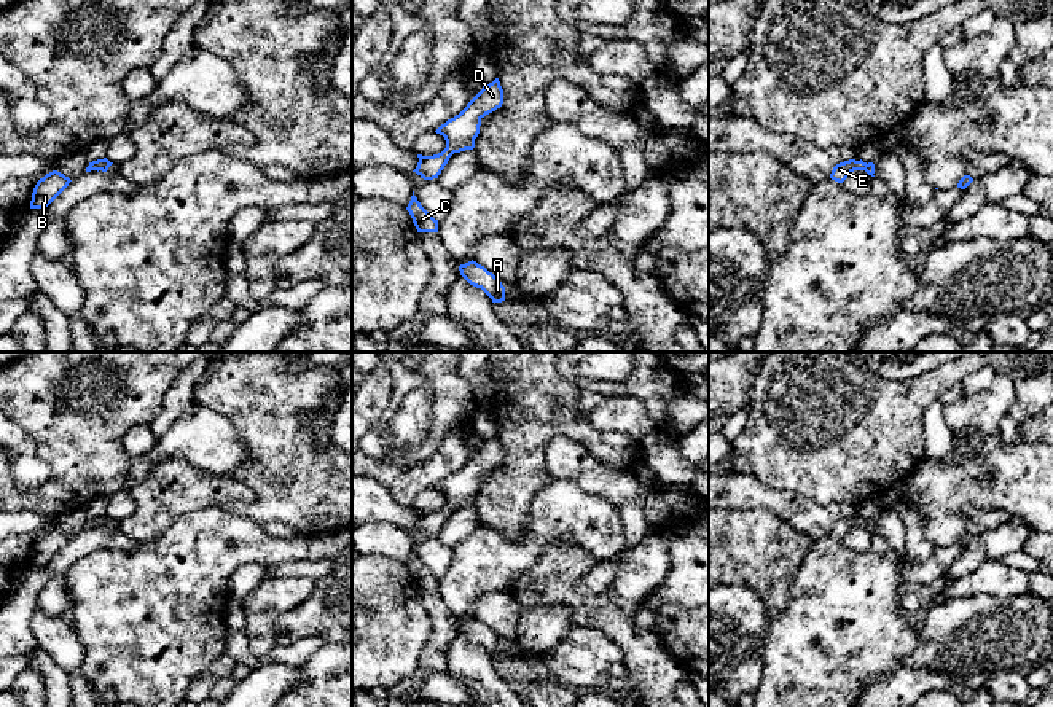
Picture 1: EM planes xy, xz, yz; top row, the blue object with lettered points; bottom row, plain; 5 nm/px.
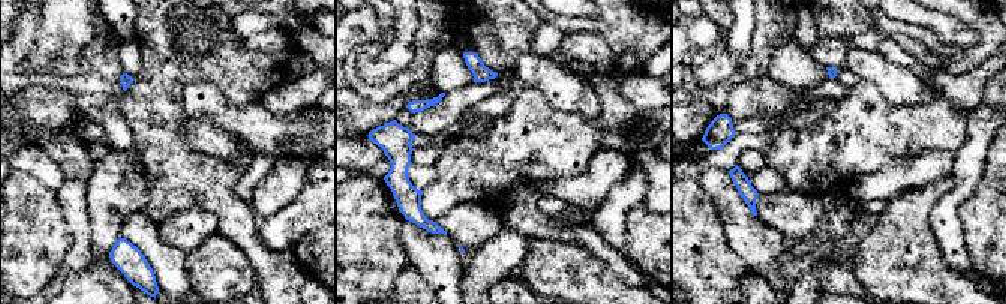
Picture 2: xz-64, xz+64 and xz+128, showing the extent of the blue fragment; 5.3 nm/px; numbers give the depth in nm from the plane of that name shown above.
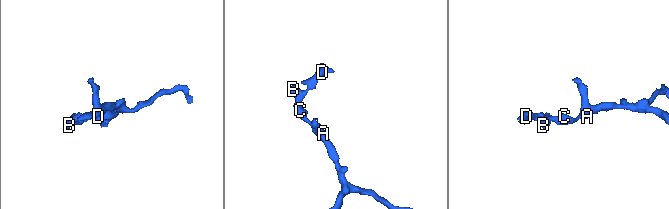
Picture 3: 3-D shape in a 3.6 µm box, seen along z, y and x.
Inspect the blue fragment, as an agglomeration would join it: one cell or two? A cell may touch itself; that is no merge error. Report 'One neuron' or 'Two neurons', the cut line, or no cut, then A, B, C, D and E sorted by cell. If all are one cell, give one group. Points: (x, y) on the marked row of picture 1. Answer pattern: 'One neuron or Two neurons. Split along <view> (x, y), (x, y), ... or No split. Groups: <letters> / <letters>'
One neuron. No split. Groups: A B C D E

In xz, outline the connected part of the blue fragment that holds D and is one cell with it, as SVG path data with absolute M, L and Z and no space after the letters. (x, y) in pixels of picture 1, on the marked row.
M499 78L483 86L483 89L467 104L467 107L441 124L435 132L443 135L446 148L433 156L417 154L419 162L413 170L424 180L438 178L449 158L454 153L475 148L475 139L480 134L481 119L500 108L503 104L503 89Z

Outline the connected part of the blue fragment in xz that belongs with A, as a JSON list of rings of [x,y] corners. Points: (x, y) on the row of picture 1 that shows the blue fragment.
[[[476,261],[459,266],[460,275],[473,287],[481,288],[492,303],[505,301],[505,287],[502,282]]]

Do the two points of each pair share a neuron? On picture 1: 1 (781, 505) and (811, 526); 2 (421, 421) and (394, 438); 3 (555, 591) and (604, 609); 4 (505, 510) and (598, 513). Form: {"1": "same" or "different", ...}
{"1": "same", "2": "same", "3": "same", "4": "different"}

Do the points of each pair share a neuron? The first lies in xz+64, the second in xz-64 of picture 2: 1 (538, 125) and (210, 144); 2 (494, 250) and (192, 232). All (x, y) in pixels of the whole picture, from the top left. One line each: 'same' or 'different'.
1: same
2: same

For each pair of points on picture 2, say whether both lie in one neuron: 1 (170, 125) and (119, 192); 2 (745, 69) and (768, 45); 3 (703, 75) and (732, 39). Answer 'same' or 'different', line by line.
1: different
2: same
3: same

